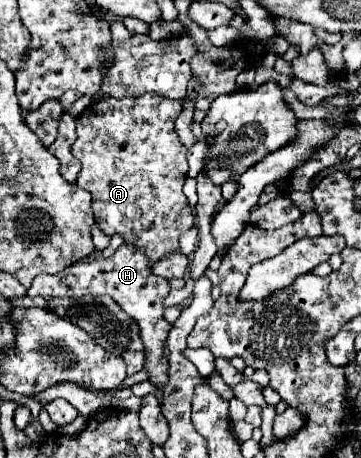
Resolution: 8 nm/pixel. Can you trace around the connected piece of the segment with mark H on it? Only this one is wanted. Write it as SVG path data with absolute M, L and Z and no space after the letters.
M122 244L114 256L100 258L96 262L82 262L74 264L60 274L40 274L34 278L28 296L42 296L42 298L54 298L54 296L70 296L70 298L82 298L82 296L112 296L112 300L130 316L140 328L140 340L144 344L146 362L144 370L148 372L148 380L154 386L156 392L162 392L162 386L166 386L168 378L168 358L164 356L164 344L170 332L170 322L164 318L164 300L170 292L170 286L164 278L154 276L152 268L148 266L148 258L138 252L134 246Z

